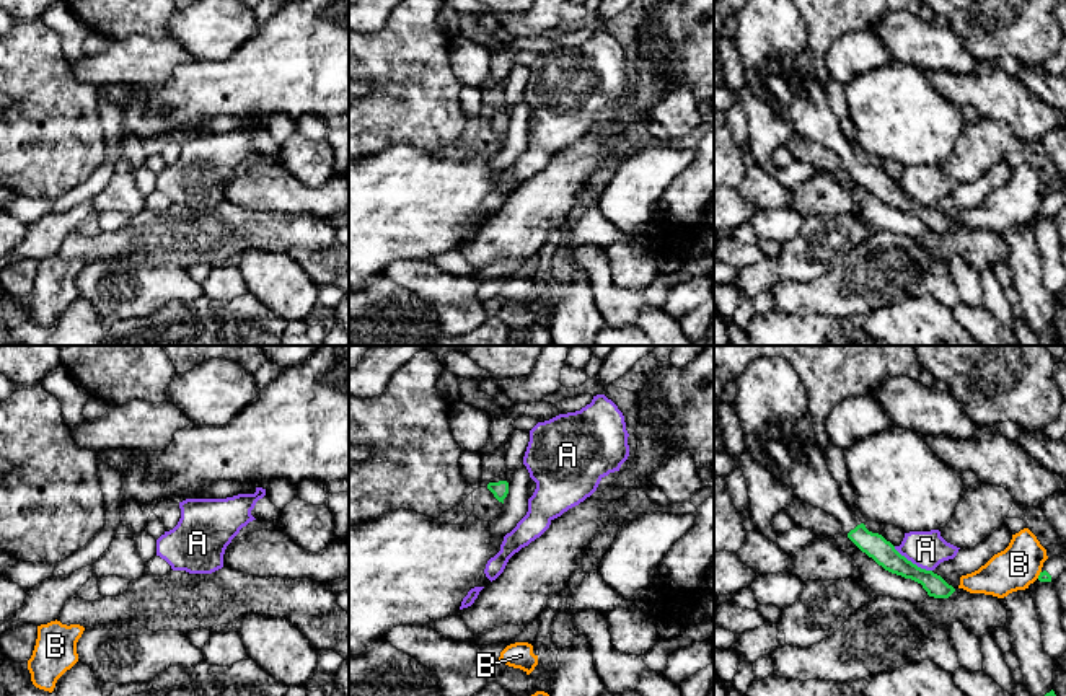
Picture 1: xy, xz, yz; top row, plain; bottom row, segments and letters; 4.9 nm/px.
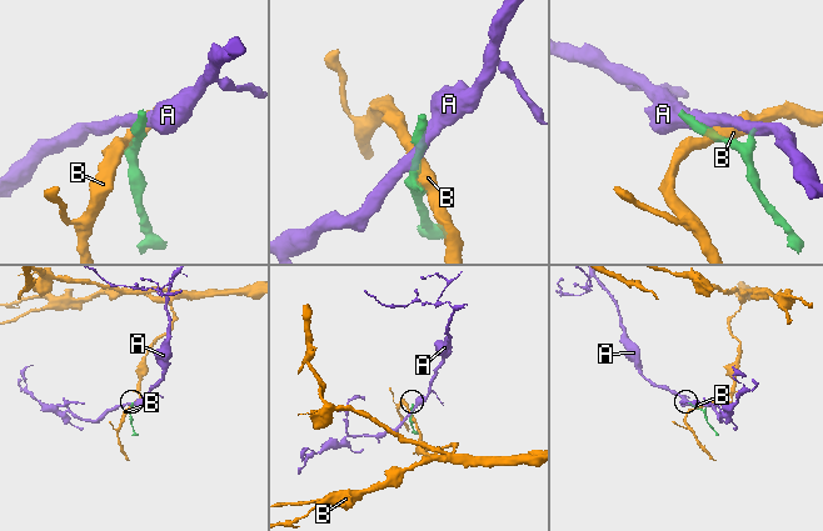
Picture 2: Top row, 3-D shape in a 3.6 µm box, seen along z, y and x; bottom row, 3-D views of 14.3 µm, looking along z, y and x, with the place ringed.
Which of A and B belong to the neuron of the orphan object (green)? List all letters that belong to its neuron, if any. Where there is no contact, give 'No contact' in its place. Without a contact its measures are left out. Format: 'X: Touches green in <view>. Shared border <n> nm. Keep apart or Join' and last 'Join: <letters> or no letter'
A: Touches green in yz. Shared border 220 nm. Keep apart
B: Touches green in yz. Shared border 40 nm. Keep apart
Join: no letter

